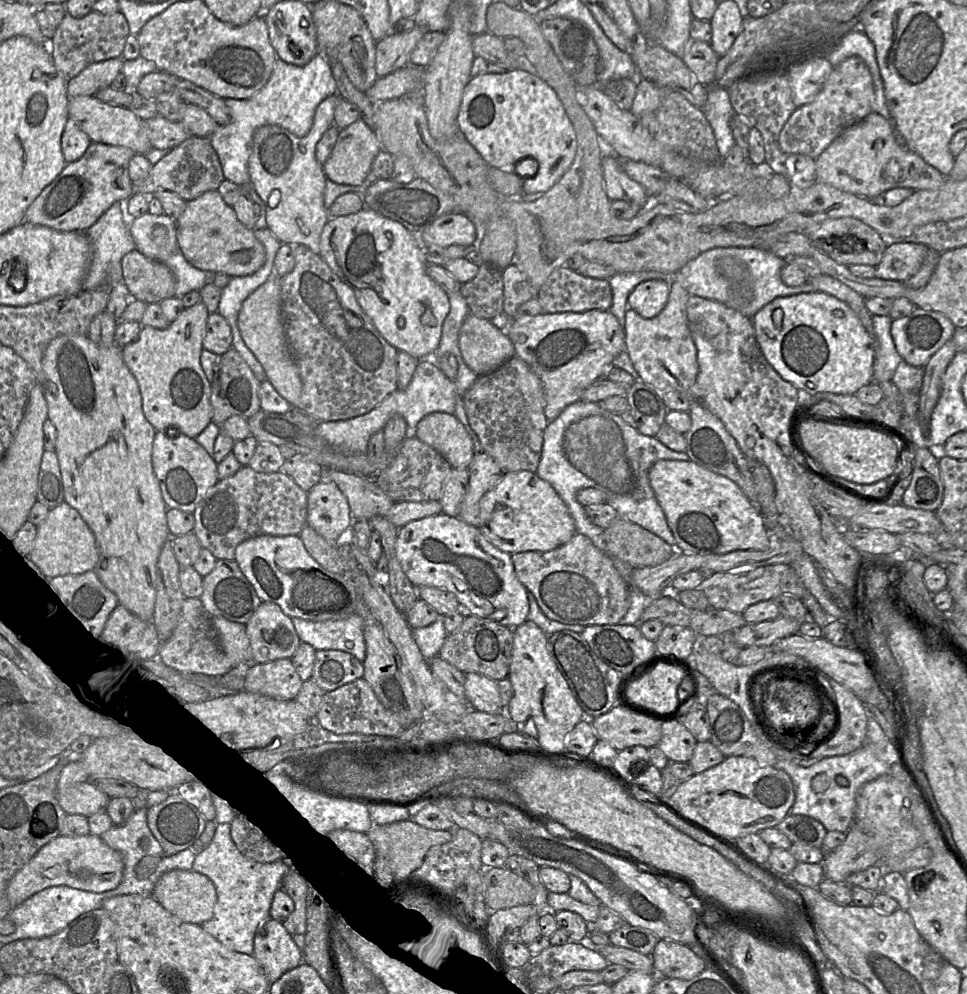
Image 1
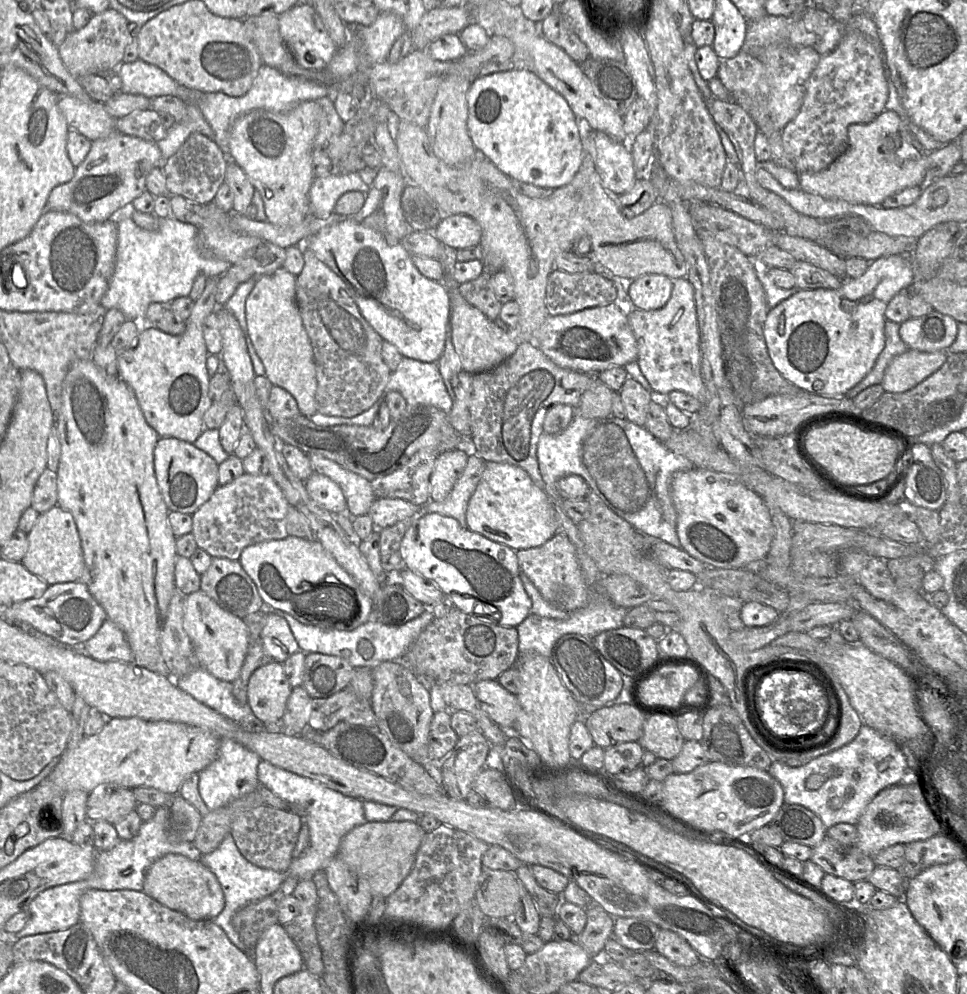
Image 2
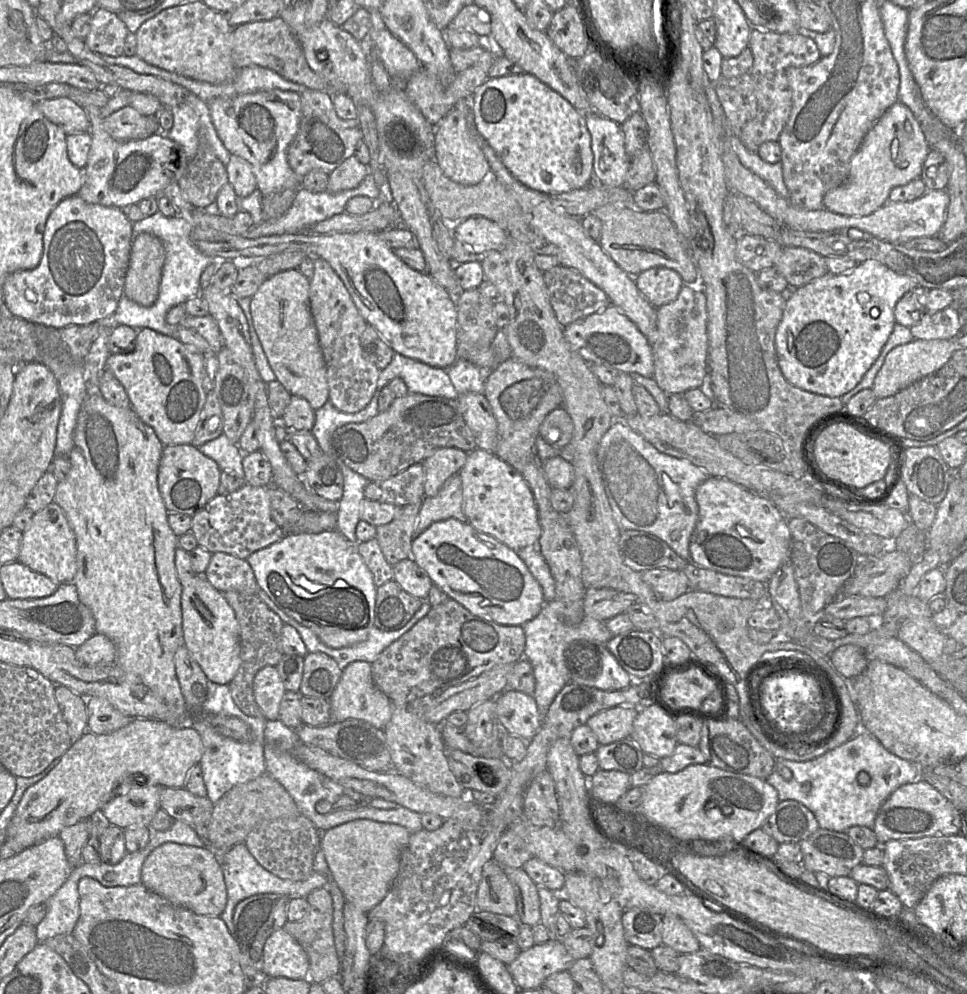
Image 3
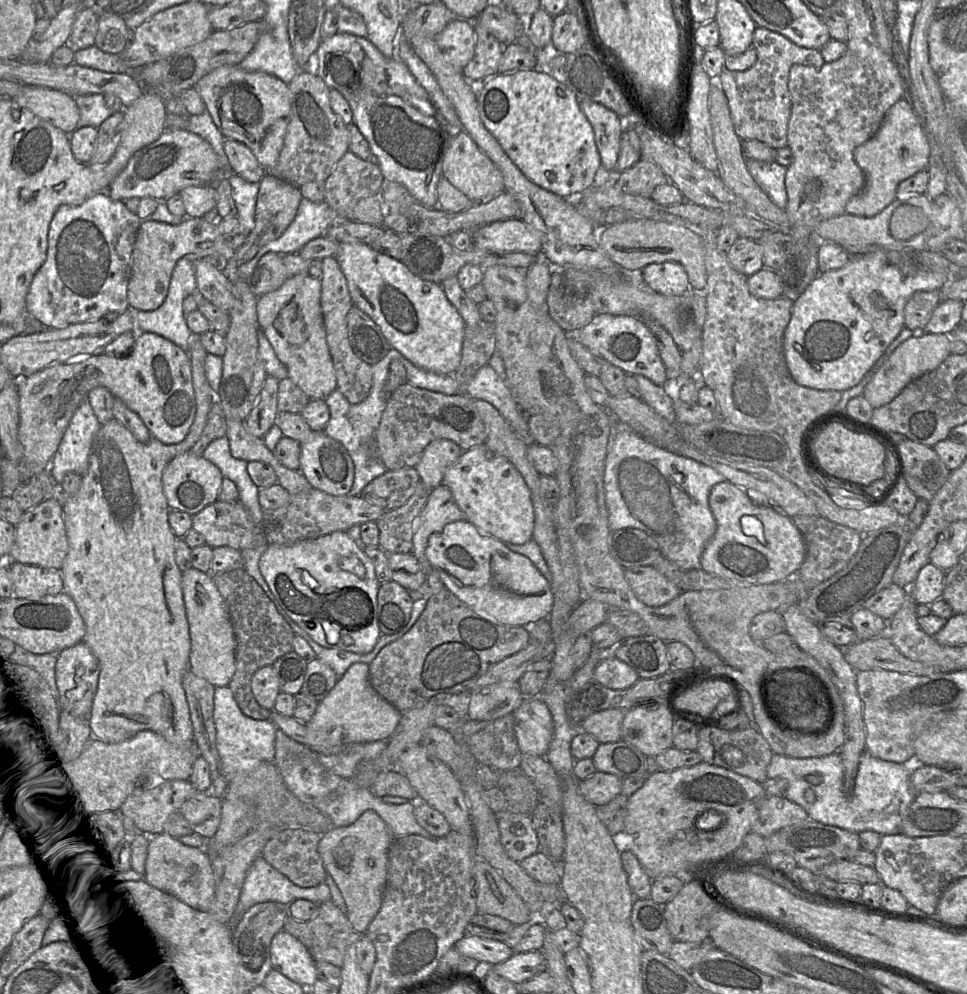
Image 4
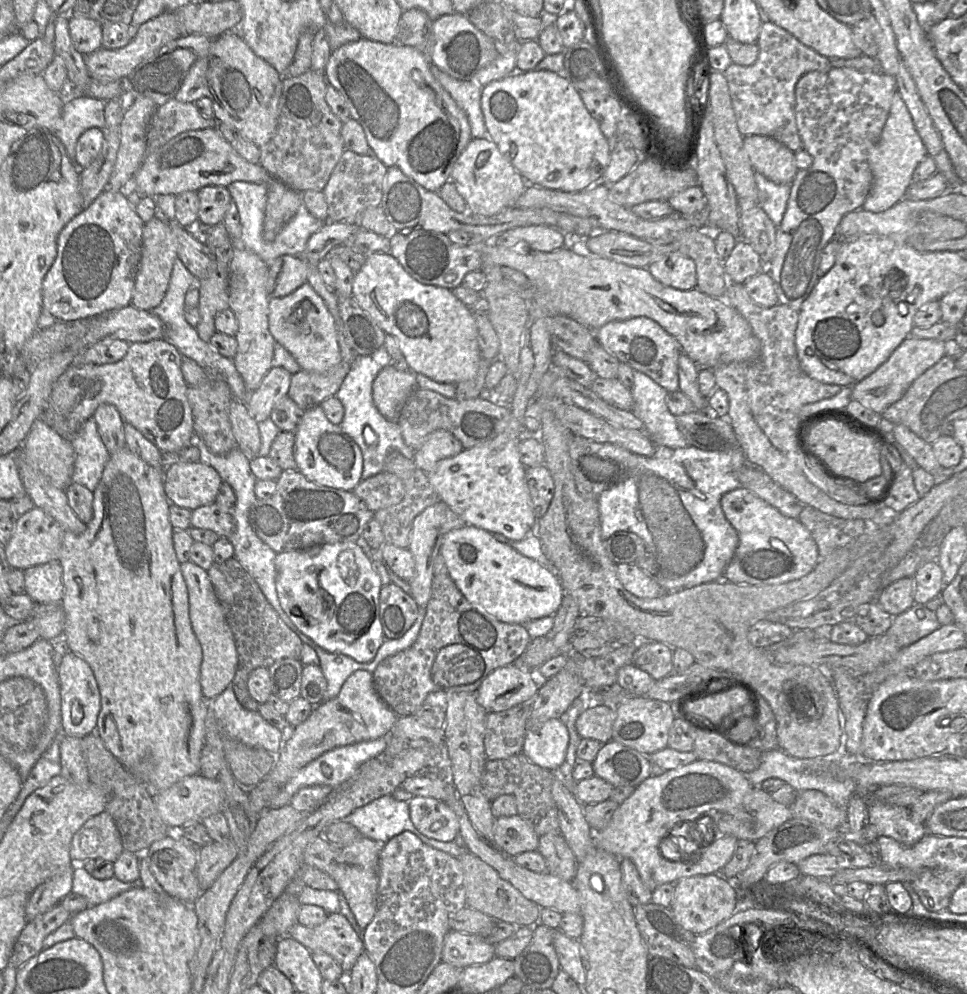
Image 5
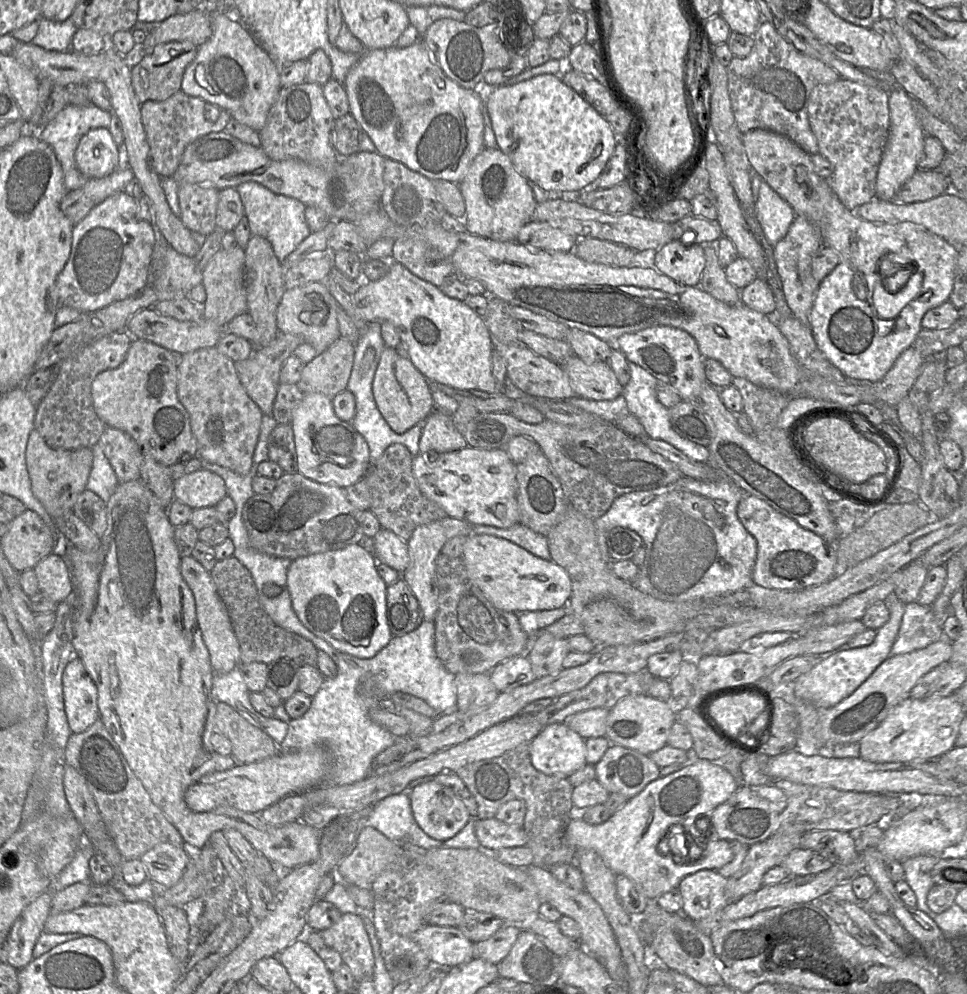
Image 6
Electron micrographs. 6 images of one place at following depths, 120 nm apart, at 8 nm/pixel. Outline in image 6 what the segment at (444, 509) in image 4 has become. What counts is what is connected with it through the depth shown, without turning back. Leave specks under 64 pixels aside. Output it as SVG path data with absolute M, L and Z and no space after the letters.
M447 516L443 519L423 524L415 528L412 536L407 541L409 564L402 573L402 578L407 582L416 597L423 613L424 620L433 621L438 608L438 588L436 585L436 559L441 553L444 544L456 536L470 536L473 526L466 521Z

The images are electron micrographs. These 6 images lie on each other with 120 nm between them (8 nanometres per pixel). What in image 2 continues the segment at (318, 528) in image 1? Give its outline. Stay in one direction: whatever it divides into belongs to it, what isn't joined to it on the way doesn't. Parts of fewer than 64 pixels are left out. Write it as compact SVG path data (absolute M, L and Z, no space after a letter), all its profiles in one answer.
M314 472L305 486L310 497L322 508L336 514L348 512L346 498L340 486L329 477Z

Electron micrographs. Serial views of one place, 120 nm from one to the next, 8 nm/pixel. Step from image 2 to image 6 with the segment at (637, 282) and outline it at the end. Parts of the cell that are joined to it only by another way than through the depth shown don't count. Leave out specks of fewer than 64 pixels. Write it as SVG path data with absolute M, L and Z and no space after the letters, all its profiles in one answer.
M672 240L656 251L654 268L674 281L687 286L697 286L705 267L705 246L694 244L685 246L678 240Z

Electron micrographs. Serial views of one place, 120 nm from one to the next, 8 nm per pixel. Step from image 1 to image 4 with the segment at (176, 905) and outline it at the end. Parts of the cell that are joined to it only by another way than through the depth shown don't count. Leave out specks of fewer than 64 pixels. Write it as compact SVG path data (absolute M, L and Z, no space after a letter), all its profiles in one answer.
M165 832L150 839L143 881L203 912L209 911L214 900L215 878L212 858L203 849L184 845Z

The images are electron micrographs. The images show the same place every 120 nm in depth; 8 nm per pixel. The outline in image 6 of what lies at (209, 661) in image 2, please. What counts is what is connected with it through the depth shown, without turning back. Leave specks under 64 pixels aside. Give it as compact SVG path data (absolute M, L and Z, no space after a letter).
M191 555L181 557L180 572L194 596L197 623L209 651L214 674L228 673L240 666L240 648L226 606L217 593L210 573Z

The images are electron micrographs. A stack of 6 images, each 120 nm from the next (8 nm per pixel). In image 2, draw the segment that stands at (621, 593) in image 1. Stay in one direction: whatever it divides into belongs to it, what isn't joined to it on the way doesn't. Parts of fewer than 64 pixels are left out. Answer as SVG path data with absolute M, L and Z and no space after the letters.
M556 533L545 544L516 551L520 570L532 581L542 597L552 606L569 613L584 607L590 589L579 566L576 548L565 533Z

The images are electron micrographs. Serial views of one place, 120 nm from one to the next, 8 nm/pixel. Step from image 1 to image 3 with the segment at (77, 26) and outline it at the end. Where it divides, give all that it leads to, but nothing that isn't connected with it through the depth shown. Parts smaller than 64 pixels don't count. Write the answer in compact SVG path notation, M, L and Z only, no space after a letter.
M96 8L92 13L90 31L84 42L94 53L119 57L129 34L125 23L113 12Z

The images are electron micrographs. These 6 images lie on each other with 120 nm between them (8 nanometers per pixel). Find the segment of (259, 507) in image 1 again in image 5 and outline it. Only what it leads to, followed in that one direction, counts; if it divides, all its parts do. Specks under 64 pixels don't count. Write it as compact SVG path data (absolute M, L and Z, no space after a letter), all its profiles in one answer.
M214 502L192 510L191 526L214 531L220 538L229 538L234 531L232 514Z

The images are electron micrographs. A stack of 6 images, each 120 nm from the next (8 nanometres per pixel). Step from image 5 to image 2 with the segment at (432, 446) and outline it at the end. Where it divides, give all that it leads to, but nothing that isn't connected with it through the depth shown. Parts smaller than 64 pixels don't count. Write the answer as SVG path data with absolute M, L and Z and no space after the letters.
M460 449L440 453L430 477L430 500L443 501L464 471L468 455Z

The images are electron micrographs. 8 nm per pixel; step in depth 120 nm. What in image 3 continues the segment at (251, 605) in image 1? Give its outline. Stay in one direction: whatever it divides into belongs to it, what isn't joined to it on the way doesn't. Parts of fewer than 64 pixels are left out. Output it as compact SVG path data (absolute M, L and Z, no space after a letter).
M224 552L212 553L202 576L221 593L236 591L242 595L257 595L261 589L247 560Z

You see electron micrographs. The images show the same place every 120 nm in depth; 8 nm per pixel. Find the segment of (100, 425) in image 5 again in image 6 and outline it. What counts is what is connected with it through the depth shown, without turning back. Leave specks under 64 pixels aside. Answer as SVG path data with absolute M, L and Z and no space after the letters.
M106 426L99 444L119 483L140 479L143 452L128 433Z

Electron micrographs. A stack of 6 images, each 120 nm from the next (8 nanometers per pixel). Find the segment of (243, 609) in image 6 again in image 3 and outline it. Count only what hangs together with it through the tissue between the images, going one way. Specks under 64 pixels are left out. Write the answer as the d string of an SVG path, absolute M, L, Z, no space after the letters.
M236 591L222 594L233 609L239 625L240 666L228 684L233 701L244 714L265 719L254 698L253 680L260 669L276 666L285 655L281 647L281 630L285 623L257 595L242 595Z

